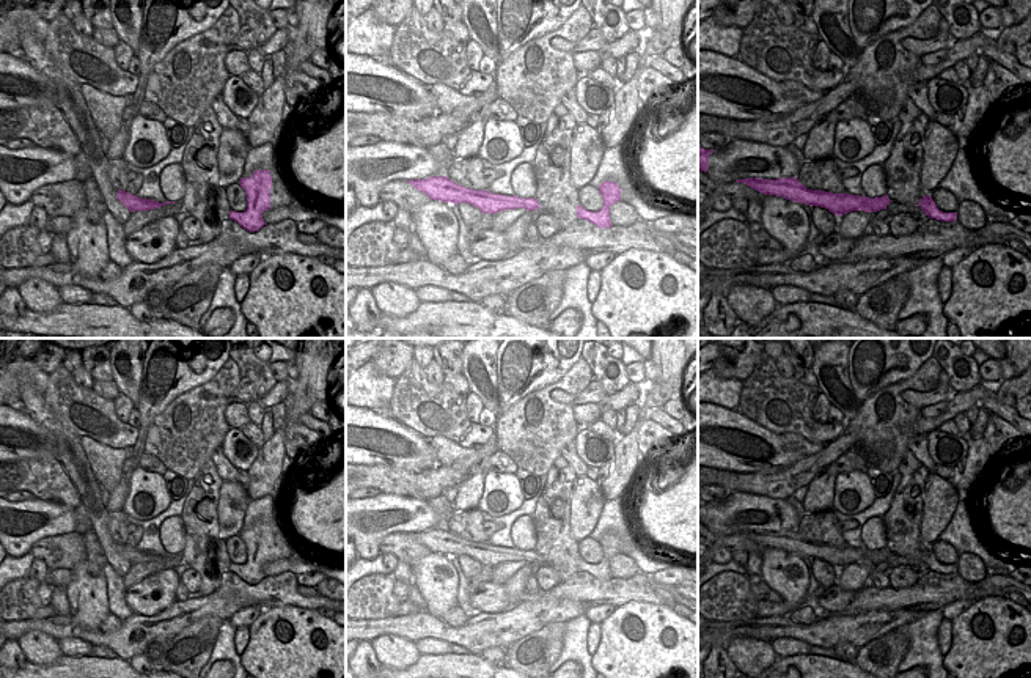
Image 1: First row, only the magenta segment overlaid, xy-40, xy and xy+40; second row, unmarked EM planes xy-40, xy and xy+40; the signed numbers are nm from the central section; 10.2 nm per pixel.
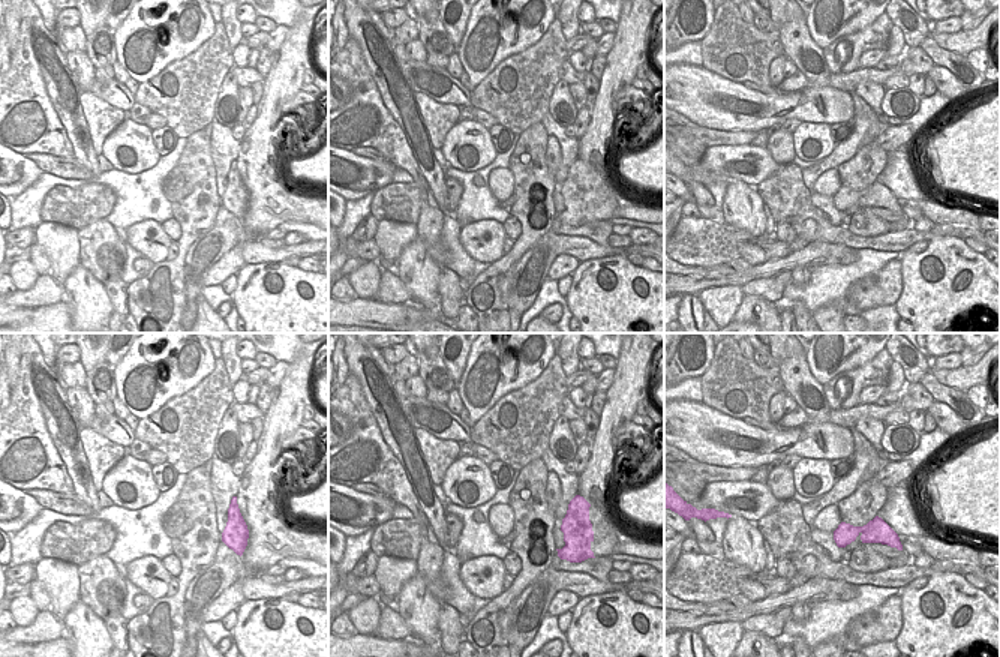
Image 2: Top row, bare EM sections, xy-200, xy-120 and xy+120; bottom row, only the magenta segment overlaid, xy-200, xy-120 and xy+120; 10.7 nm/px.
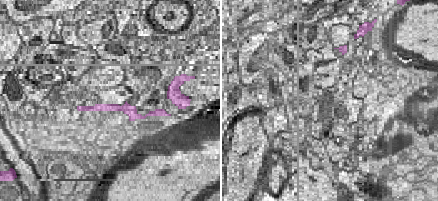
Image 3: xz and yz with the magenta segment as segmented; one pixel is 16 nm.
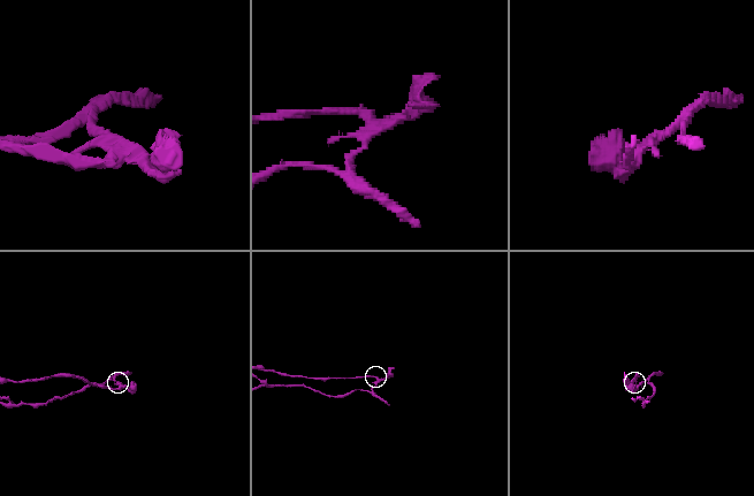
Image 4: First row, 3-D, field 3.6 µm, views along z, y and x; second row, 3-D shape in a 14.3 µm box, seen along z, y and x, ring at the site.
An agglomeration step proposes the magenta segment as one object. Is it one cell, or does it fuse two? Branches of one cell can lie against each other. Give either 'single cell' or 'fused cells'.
fused cells

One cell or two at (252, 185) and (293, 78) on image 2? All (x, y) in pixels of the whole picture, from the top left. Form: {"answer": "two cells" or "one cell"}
{"answer": "two cells"}

